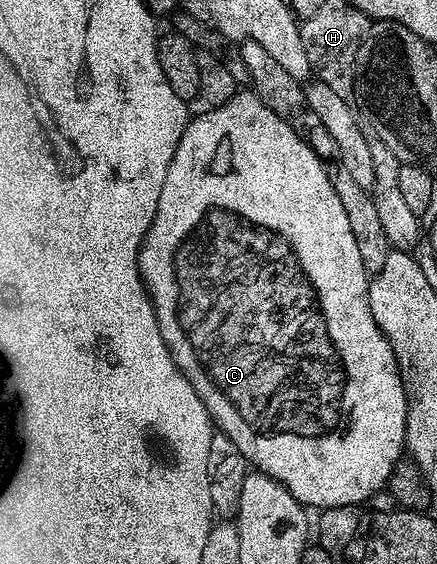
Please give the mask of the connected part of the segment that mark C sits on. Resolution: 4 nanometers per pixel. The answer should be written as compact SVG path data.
M237 92L226 104L205 109L203 111L205 114L200 114L197 118L195 115L182 132L182 140L178 140L178 148L174 152L174 160L170 160L170 172L166 172L166 184L162 188L162 196L158 196L158 212L146 232L144 242L140 245L140 275L148 288L148 294L152 297L152 306L156 309L158 324L168 345L168 351L174 356L180 371L186 375L190 384L198 392L202 404L206 404L215 429L221 434L230 436L230 440L234 440L234 444L238 444L238 452L242 452L242 456L246 456L249 464L257 471L268 474L282 483L305 508L320 506L319 509L325 511L339 506L359 506L375 499L376 495L387 487L388 477L394 472L396 465L402 461L402 455L406 450L404 437L408 420L408 393L404 390L404 380L400 375L400 365L394 354L394 348L390 348L386 336L380 331L370 312L370 300L368 299L370 275L362 264L362 255L358 252L358 240L354 240L350 220L346 217L346 208L342 208L342 200L338 200L338 192L332 183L329 167L324 167L323 160L300 139L301 131L297 127L282 116L278 116L278 112L270 109L255 92L247 93Z

